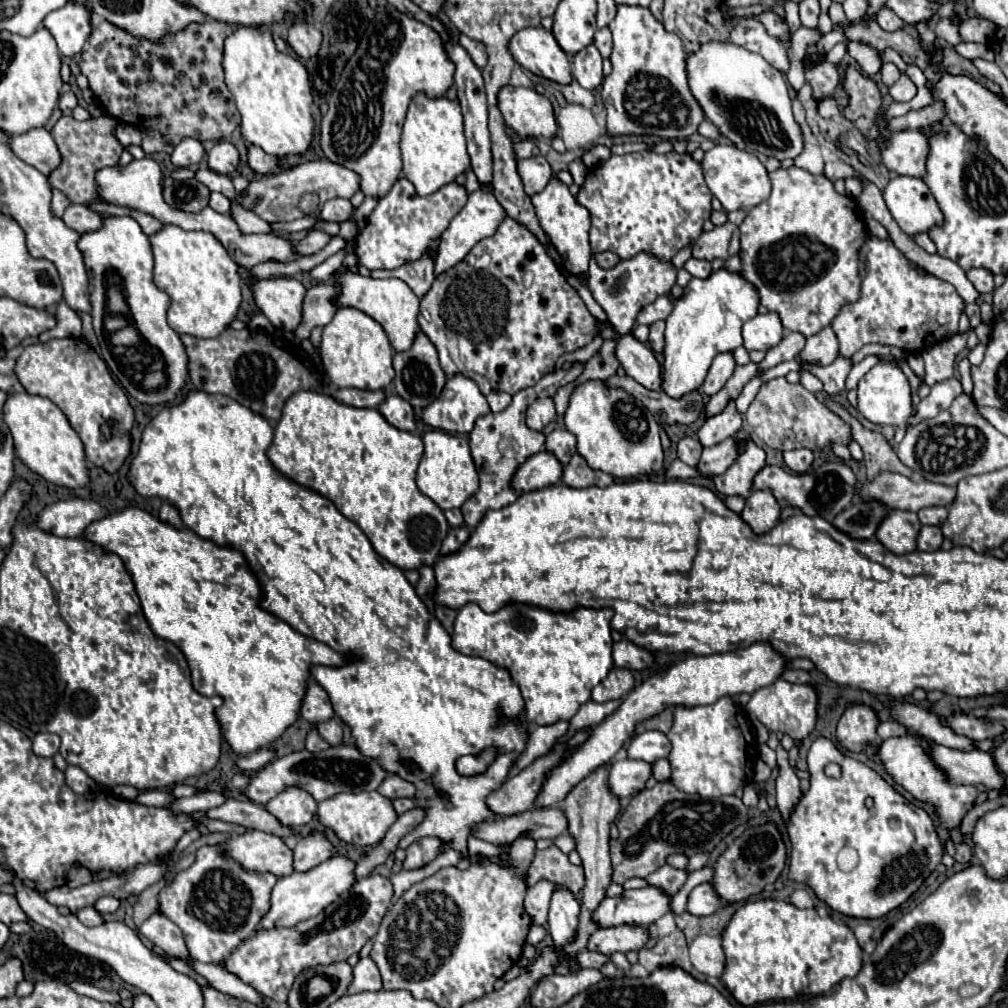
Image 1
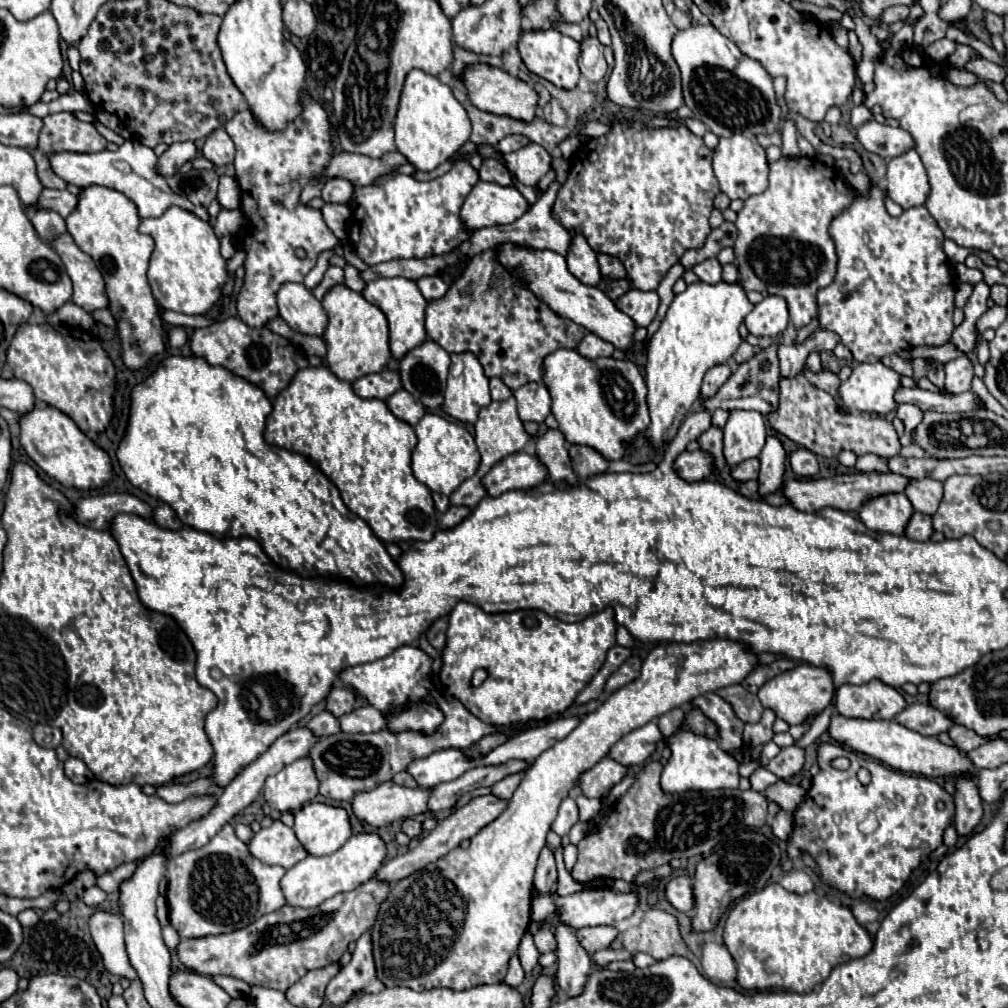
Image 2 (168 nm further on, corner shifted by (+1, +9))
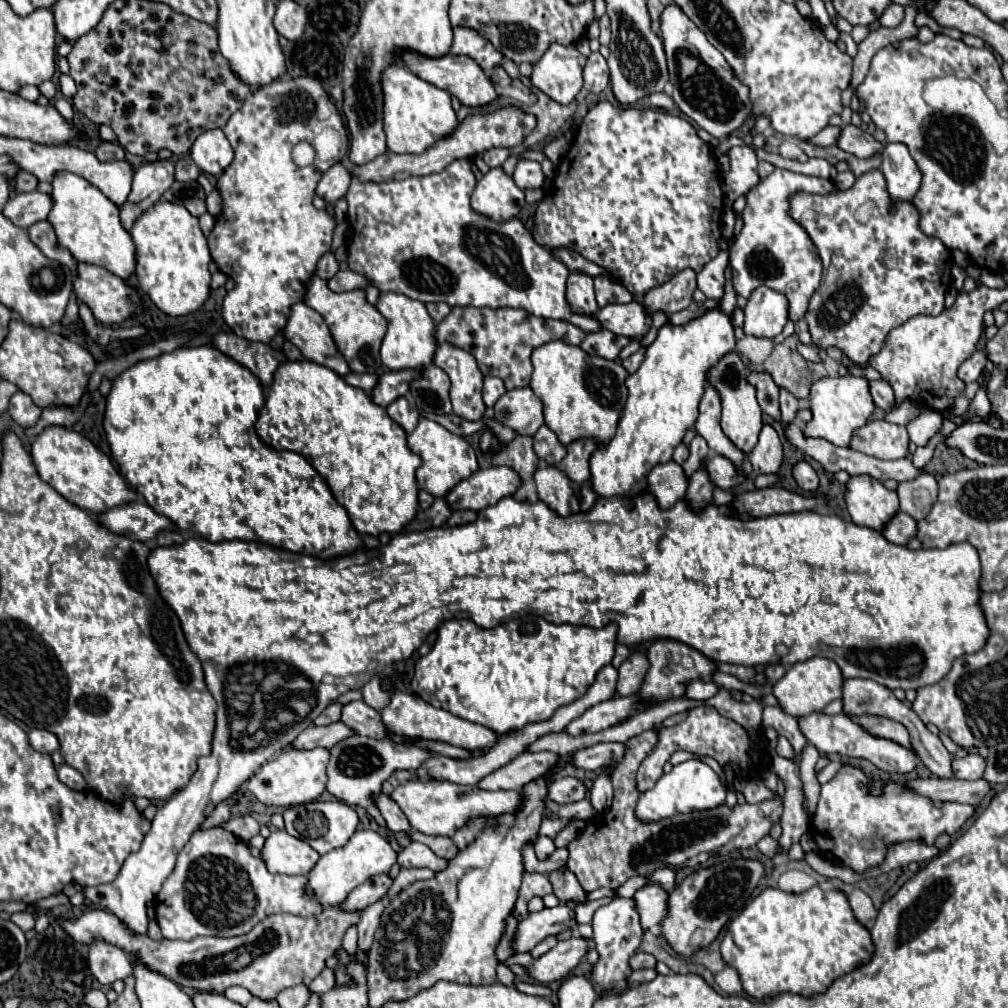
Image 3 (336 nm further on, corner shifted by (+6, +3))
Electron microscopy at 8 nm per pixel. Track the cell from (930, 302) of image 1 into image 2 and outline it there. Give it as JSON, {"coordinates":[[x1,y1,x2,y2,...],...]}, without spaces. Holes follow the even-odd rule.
{"coordinates":[[872,186,870,190,870,198,864,198,864,196,856,196,854,202,850,204,848,210,844,210,838,218,832,220,832,226,830,226,830,236,836,244,836,254,838,254,838,272,836,272,836,278,830,286,822,288,818,292,818,322,820,326,824,326,826,330,832,330,840,336,842,344,846,348,850,348,850,352,854,354,854,360,858,362,878,362,880,358,884,356,890,356,890,354,898,354,902,350,912,350,914,346,920,346,920,344,944,344,950,340,952,332,954,332,954,322,952,322,952,314,954,314,954,276,952,276,952,266,942,250,942,242,944,242,944,236,940,232,940,228,936,226,934,218,928,214,928,210,924,206,916,206,916,208,910,208,910,210,904,210,904,214,900,218,892,218,886,208,884,208,884,192,878,188,878,186]]}

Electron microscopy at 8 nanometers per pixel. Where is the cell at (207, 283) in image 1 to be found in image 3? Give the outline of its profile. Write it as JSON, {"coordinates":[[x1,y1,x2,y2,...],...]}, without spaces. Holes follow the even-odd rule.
{"coordinates":[[159,200,145,210,131,228,135,242,135,276,141,290,153,304,169,316,185,316,203,306,209,296,209,262,207,238,199,228,199,218,191,216,185,206]]}

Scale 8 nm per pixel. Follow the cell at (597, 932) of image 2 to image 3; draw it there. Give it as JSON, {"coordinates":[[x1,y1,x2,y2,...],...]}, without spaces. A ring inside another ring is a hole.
{"coordinates":[[581,936,559,940,557,946,553,946,549,952,533,960,531,966,527,966,527,972,539,984,561,980,585,958,585,954,587,940,583,940]]}

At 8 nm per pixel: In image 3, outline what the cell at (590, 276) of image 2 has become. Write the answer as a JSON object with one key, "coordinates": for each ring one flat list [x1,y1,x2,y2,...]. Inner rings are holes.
{"coordinates":[[579,272,569,274,569,278,567,278,567,304,571,306,571,312,575,312,575,314,583,314,583,316,597,314,599,306,595,302,591,276,579,274]]}

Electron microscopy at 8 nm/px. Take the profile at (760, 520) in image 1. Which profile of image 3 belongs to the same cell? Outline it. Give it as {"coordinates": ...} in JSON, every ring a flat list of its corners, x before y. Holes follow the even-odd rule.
{"coordinates":[[765,424,757,446,751,450,749,460,753,464,755,474,771,474,781,468,783,462,783,448,777,430,771,424]]}

